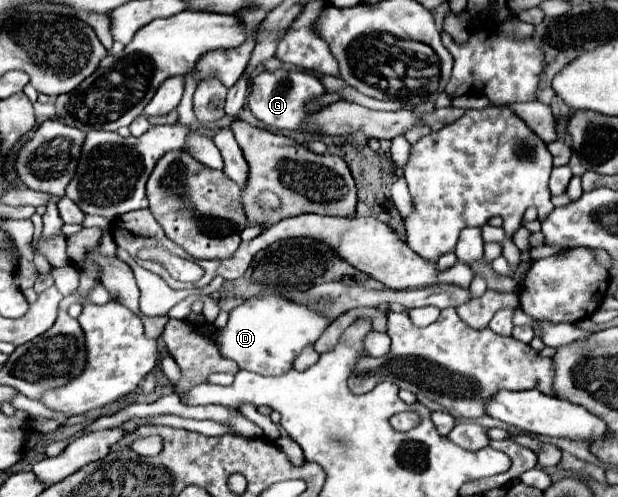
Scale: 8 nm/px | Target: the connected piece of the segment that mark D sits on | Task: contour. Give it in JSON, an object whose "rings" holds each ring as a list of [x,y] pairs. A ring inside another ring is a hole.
{"rings":[[[256,296],[230,310],[226,328],[218,330],[214,340],[220,344],[222,356],[234,360],[242,370],[262,376],[280,376],[292,368],[298,352],[314,344],[328,326],[330,320],[304,304],[284,300],[282,296]]]}

